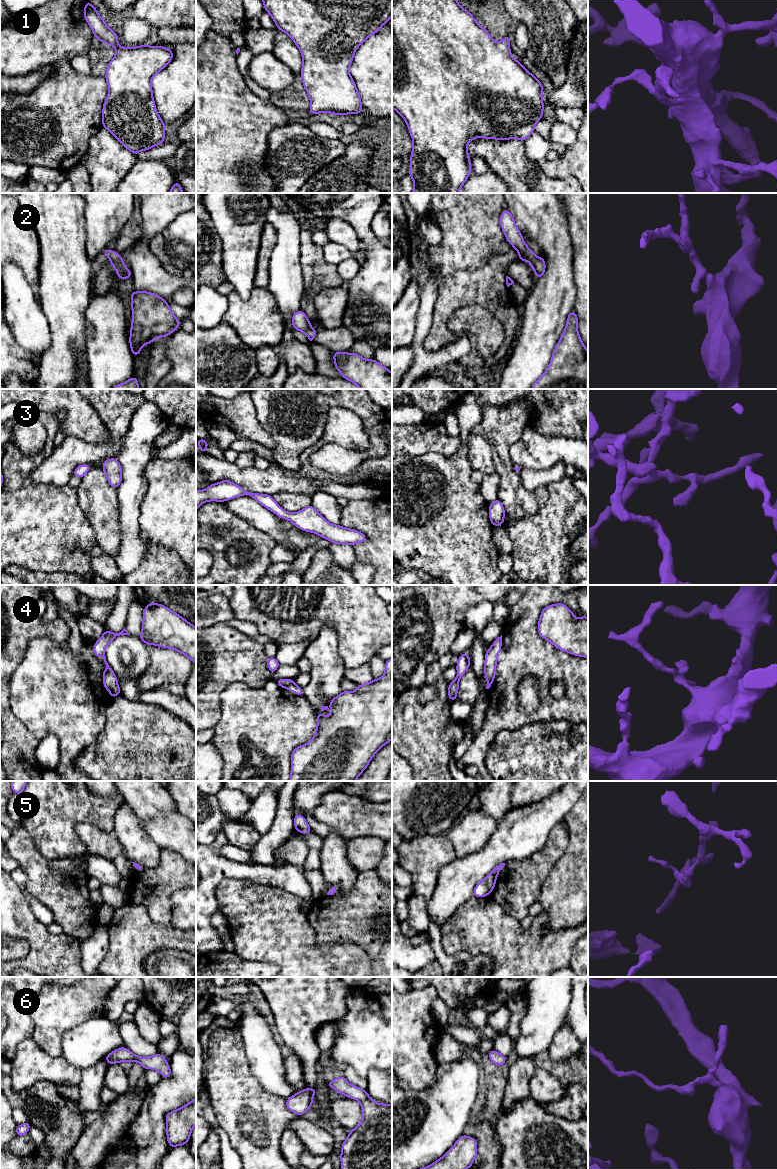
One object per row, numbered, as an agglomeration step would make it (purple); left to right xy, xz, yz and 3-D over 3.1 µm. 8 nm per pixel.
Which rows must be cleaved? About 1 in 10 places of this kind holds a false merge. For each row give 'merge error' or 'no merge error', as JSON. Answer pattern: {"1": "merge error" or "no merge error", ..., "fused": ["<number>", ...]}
{"1": "no merge error", "2": "no merge error", "3": "no merge error", "4": "no merge error", "5": "no merge error", "6": "no merge error", "fused": []}

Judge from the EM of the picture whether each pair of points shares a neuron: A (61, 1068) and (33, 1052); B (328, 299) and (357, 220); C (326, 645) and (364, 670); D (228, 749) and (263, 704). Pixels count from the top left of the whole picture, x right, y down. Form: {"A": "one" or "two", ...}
{"A": "one", "B": "two", "C": "two", "D": "one"}

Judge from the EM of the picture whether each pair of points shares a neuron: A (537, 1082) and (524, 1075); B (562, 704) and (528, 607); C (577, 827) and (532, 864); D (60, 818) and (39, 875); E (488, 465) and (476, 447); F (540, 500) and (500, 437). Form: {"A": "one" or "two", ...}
{"A": "two", "B": "one", "C": "two", "D": "two", "E": "one", "F": "one"}

